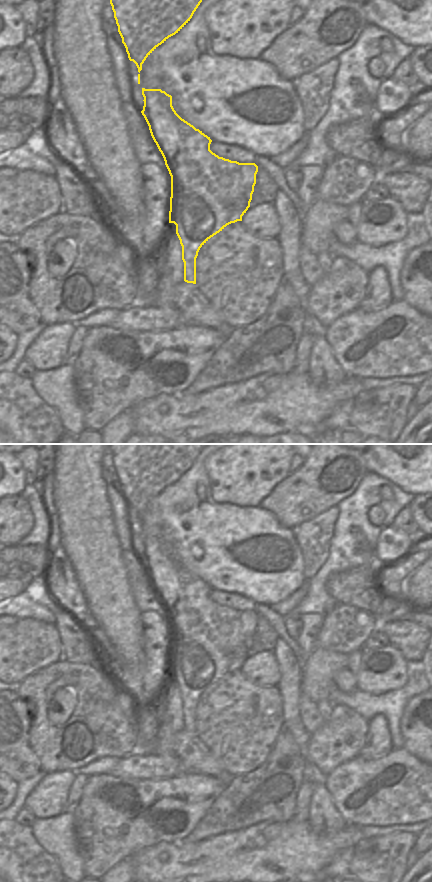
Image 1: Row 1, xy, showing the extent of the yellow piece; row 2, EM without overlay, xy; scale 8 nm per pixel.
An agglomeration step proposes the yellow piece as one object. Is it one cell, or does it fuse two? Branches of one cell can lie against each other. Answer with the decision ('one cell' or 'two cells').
two cells

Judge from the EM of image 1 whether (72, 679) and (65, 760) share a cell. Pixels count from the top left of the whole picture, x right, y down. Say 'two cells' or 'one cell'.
one cell

